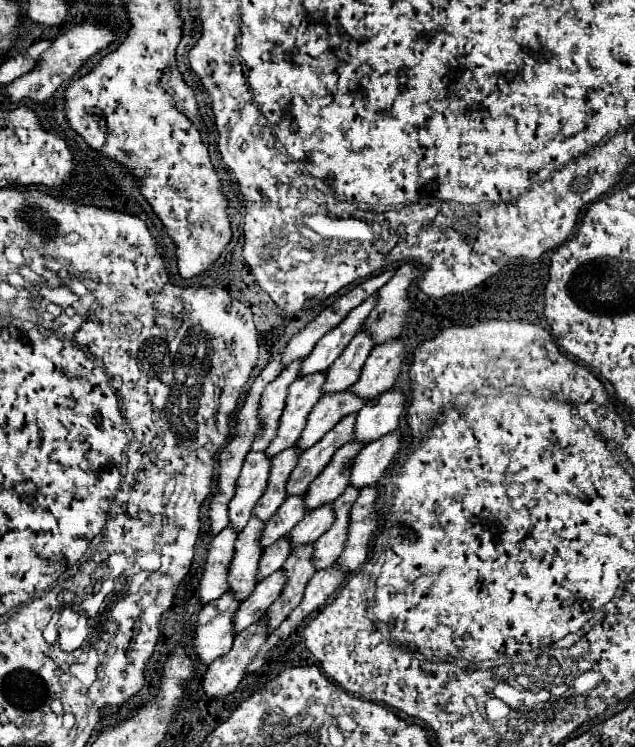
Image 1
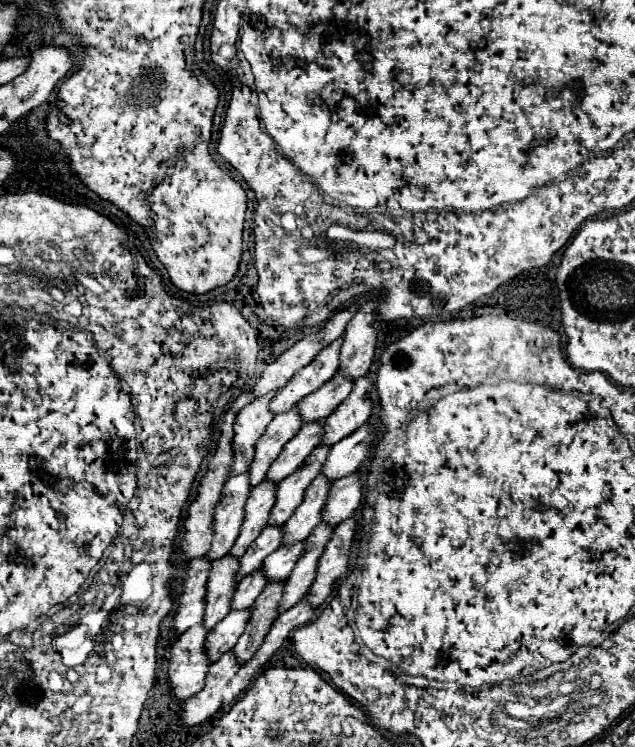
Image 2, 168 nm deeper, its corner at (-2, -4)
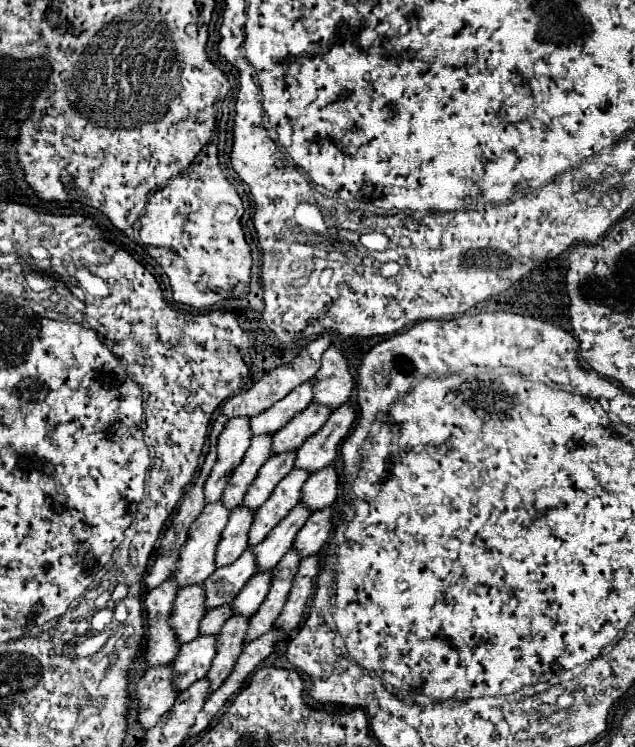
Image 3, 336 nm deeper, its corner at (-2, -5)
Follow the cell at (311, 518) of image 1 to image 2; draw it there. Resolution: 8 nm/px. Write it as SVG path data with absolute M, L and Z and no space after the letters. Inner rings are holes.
M304 540L296 544L280 546L276 552L272 552L272 556L268 556L268 560L264 560L264 566L262 566L268 576L268 582L288 578L290 570L296 566L302 552L304 552Z

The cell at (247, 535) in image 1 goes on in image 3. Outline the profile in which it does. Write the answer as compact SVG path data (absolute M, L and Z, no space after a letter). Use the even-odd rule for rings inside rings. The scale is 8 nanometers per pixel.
M192 585L192 589L180 589L170 611L170 625L178 643L188 643L198 637L198 625L204 617L204 587Z

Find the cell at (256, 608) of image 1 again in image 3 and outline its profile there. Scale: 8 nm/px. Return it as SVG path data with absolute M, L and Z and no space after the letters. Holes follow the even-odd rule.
M196 637L194 641L180 645L180 653L172 661L172 683L178 693L208 673L216 649L212 641L216 641L216 637Z

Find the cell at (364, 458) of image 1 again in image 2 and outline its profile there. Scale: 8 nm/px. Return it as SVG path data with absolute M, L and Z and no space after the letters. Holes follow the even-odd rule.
M352 472L340 480L336 480L330 488L330 496L328 496L328 504L322 512L324 522L338 526L342 520L350 518L354 514L354 510L360 506L362 502L362 482L360 482L360 472Z

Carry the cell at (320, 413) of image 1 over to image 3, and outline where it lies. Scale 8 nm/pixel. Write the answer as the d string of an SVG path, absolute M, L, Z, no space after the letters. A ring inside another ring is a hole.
M280 453L280 457L270 457L266 465L258 471L240 505L250 511L256 511L272 495L274 487L292 471L294 457L294 453Z

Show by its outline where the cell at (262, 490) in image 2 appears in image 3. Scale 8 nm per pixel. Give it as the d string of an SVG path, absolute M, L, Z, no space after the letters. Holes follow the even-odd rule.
M238 507L232 509L230 521L220 535L220 545L216 547L216 567L226 567L234 563L248 547L248 525L252 523L254 511Z

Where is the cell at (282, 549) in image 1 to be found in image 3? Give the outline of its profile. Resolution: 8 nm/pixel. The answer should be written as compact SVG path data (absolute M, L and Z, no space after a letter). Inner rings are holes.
M222 605L220 609L212 609L204 615L204 619L200 621L200 635L216 635L220 631L220 625L224 625L224 621L232 615L230 605Z

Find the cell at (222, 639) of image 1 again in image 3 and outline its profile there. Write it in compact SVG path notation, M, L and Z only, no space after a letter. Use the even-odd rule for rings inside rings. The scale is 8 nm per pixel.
M172 667L150 669L134 689L134 697L138 701L138 723L142 729L152 729L160 717L172 707L176 699L176 691L172 689Z

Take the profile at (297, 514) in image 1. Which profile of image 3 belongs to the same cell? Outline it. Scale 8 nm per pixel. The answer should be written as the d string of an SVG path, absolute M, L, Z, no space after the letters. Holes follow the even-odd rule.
M246 549L240 559L236 559L232 565L216 569L206 581L204 581L204 595L206 595L206 611L216 609L220 605L226 605L232 601L232 597L246 585L246 581L254 575L254 561L252 551Z

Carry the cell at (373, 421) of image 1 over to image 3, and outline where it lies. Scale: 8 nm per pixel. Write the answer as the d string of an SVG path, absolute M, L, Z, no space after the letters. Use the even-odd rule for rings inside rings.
M330 465L328 469L322 469L320 473L314 473L312 477L306 479L300 501L310 513L320 511L334 503L336 487L338 487L338 475L336 475L334 467Z

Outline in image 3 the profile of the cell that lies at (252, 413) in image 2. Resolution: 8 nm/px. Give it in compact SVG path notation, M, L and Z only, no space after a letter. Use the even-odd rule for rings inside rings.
M234 417L226 423L226 429L218 437L218 461L212 467L212 473L204 485L206 503L220 499L230 473L240 465L244 453L250 447L250 437L252 431L248 429L248 417Z

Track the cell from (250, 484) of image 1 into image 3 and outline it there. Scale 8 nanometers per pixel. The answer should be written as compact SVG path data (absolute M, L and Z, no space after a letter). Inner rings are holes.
M220 501L208 503L204 507L204 511L198 515L198 519L190 525L188 539L186 539L186 543L180 549L180 555L178 555L178 565L170 575L170 579L174 579L180 587L200 585L216 569L214 567L214 553L216 553L216 545L220 541L220 533L224 529L224 525L228 523L228 513L230 511L224 509L224 505L220 505Z

